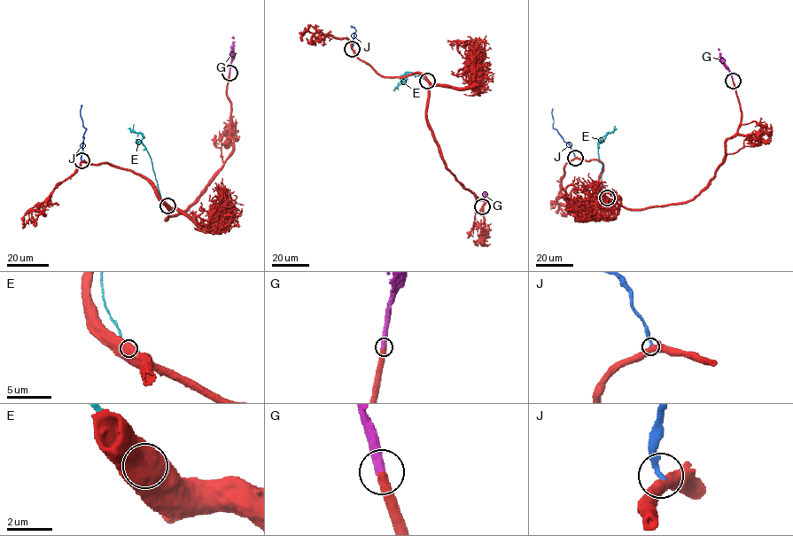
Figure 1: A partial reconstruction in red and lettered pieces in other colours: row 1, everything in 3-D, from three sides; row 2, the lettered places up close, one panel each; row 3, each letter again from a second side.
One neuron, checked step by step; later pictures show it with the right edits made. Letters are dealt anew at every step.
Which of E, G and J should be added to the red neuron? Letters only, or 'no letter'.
G

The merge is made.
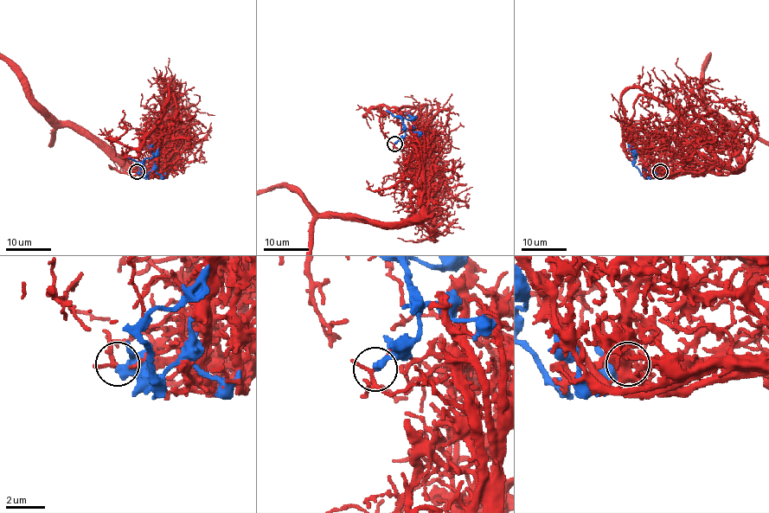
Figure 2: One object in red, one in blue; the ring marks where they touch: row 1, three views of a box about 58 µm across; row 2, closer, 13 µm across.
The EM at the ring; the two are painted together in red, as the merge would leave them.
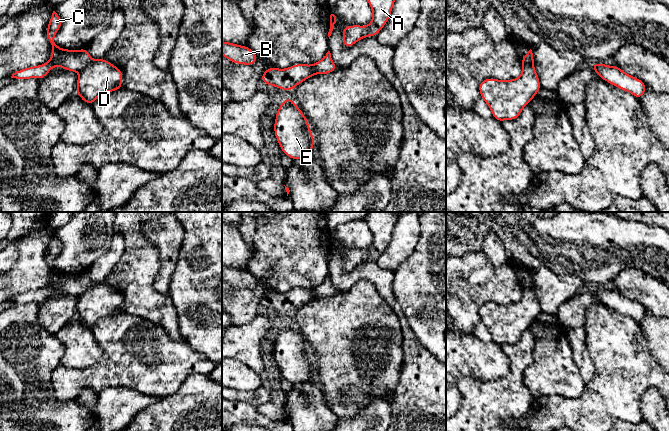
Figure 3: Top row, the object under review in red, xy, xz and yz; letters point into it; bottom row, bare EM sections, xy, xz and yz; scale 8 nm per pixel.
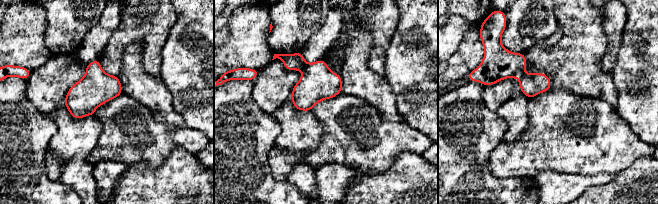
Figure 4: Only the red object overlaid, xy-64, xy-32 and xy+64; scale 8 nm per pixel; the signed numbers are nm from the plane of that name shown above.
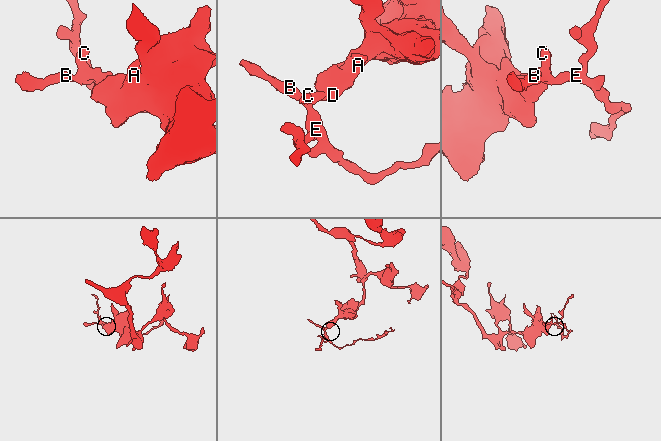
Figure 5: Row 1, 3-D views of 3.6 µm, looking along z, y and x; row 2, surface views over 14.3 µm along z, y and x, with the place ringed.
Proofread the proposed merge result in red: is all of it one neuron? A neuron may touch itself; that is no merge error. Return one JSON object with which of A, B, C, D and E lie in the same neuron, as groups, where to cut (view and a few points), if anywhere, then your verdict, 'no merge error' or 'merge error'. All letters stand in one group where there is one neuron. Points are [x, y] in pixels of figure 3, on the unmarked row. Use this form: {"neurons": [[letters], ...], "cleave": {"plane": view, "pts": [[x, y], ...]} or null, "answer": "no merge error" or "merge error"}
{"neurons": [["A", "D"], ["B", "C", "E"]], "cleave": {"plane": "xy", "pts": [[92, 284], [79, 296]]}, "answer": "merge error"}

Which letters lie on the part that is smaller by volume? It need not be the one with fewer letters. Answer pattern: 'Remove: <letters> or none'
Remove: B, C, E

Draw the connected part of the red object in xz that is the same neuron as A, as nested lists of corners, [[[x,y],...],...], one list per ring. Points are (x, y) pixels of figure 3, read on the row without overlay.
[[[369,212],[364,220],[367,223],[373,240],[368,250],[351,249],[343,252],[343,269],[352,271],[357,265],[377,260],[386,249],[398,217],[403,212]]]

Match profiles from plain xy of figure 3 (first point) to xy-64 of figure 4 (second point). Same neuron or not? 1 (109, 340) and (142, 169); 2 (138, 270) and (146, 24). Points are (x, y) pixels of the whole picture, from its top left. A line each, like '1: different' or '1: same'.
1: different
2: different

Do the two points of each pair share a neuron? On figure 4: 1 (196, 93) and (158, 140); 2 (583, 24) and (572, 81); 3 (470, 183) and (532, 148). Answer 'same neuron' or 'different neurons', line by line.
1: different neurons
2: same neuron
3: different neurons

